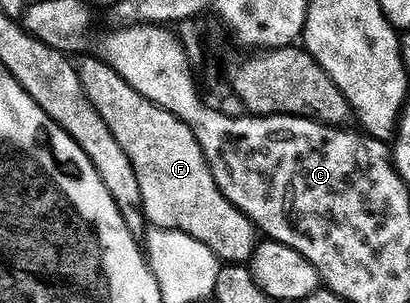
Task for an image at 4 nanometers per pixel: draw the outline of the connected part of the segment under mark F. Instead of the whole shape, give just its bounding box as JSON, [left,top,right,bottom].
[77,55,260,265]

